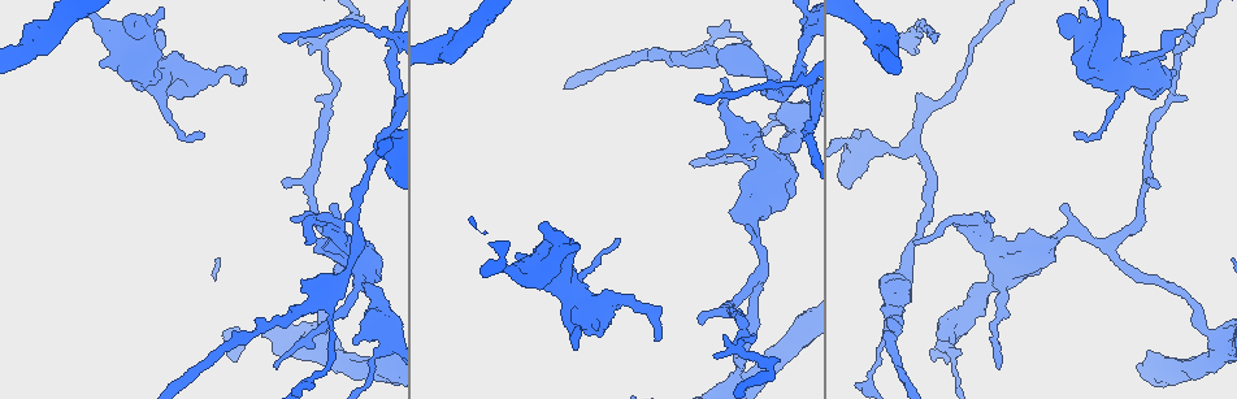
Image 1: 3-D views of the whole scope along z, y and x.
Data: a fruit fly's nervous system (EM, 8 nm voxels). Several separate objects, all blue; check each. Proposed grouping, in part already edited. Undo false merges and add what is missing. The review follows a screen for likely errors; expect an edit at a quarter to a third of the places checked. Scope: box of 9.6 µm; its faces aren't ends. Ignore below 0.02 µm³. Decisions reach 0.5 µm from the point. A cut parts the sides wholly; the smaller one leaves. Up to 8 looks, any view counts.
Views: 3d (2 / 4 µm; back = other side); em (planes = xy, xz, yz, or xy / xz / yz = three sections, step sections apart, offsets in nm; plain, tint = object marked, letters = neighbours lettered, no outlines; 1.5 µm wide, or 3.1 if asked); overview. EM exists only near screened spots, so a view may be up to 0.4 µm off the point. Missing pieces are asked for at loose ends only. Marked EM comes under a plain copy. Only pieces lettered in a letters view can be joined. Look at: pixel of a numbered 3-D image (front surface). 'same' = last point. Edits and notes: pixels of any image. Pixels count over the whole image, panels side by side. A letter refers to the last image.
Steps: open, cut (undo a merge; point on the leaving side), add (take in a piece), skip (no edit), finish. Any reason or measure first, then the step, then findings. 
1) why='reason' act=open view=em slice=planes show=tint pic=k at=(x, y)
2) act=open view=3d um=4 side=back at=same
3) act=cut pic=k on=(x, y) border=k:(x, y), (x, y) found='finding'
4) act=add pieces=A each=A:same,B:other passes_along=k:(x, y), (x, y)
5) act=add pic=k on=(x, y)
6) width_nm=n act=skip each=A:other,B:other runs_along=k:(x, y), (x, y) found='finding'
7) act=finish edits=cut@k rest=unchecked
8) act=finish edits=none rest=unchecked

why='free end' act=open view=3d um=2 pic=1 at=(656, 340)

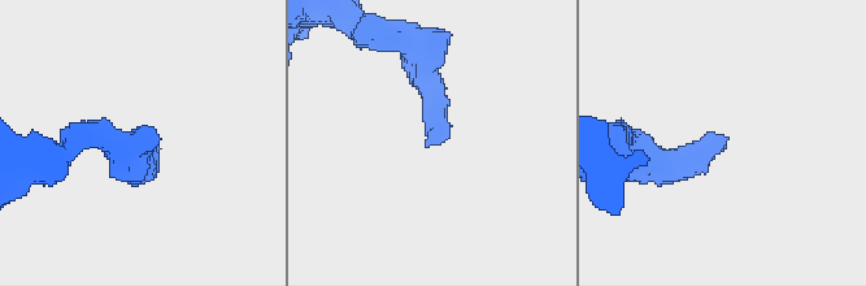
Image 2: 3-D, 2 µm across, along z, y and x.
act=open view=em slice=planes show=tint pic=2 at=(426, 143)

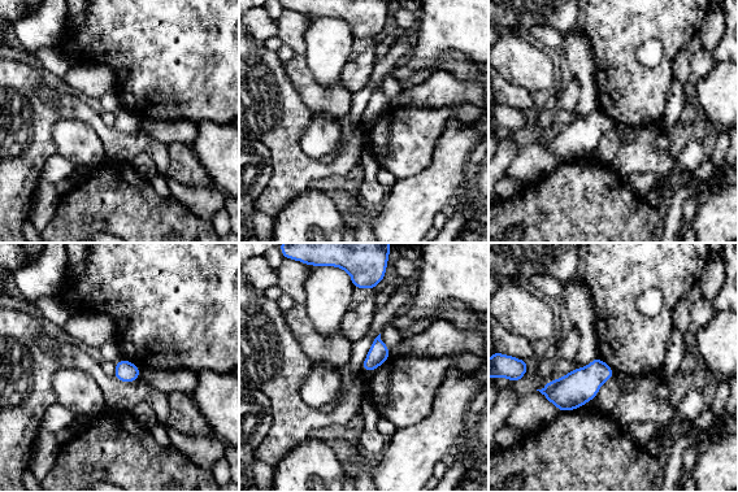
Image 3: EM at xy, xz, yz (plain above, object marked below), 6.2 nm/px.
act=open view=em slice=planes show=letters at=same

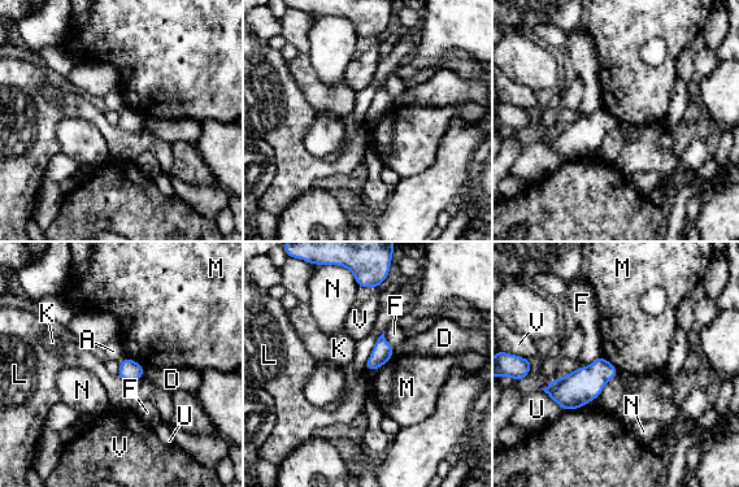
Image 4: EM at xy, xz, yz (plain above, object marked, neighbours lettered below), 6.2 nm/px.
width_nm=130 act=skip each=A:other,D:other,F:other,K:other,L:other,M:other,N:other,U:other,V:other border=4:(126, 357), (118, 362) found='none of them fits'

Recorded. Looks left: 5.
why='sudden change in width' act=open view=em slice=planes show=letters pic=1 at=(579, 277)

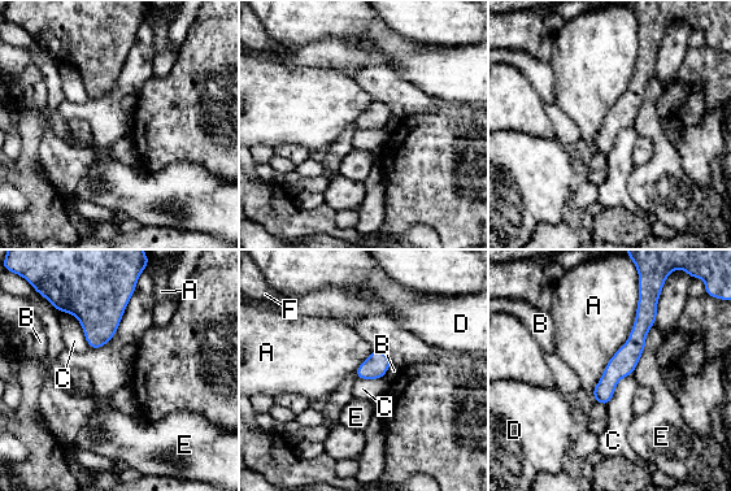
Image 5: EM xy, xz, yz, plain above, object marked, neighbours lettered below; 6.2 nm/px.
act=skip each=A:other,B:other,C:other,D:other,E:other,F:other border=5:(639, 287), (629, 338), (591, 394) found='all the same neuron'

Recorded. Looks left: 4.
why='calibre changes' act=open view=em slice=xy step=8 show=tint pic=1 at=(351, 268)

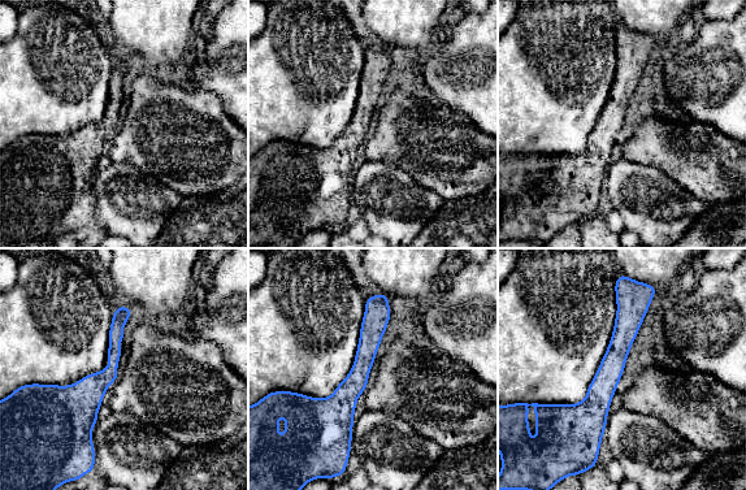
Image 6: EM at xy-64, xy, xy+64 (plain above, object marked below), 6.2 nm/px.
why='another direction' act=open view=em slice=planes show=letters at=same

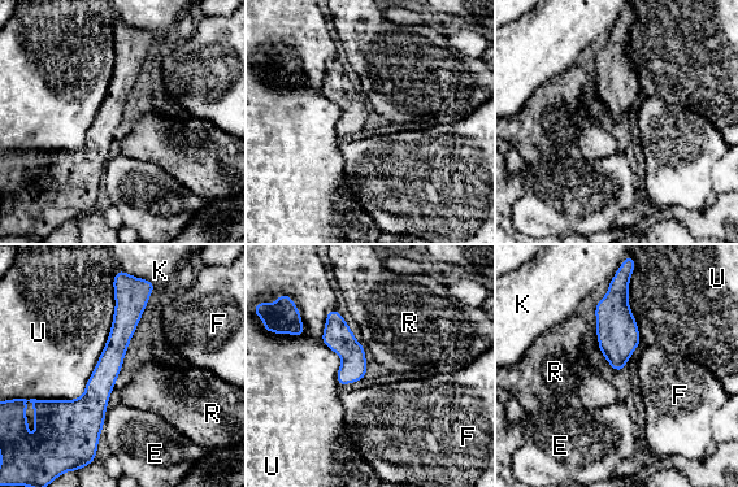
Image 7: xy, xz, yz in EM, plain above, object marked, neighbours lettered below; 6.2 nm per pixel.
width_nm=160 act=skip each=E:other,F:other,K:other,R:other,U:other border=7:(363, 343), (365, 348) found='continuous, no second neuron'

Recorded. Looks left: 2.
why='sharp bend' act=open view=em slice=planes show=letters pic=1 at=(793, 77)

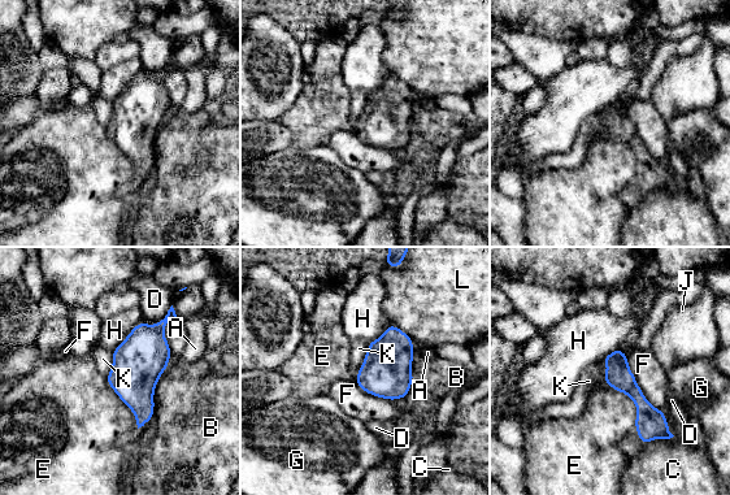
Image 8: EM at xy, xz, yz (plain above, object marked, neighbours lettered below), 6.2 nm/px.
act=skip each=A:other,B:other,C:other,D:other,E:other,F:other,G:other,H:other,J:other,K:other,L:other found='continuous, no second neuron'

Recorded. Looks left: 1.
act=finish edits=none rest=unchecked

